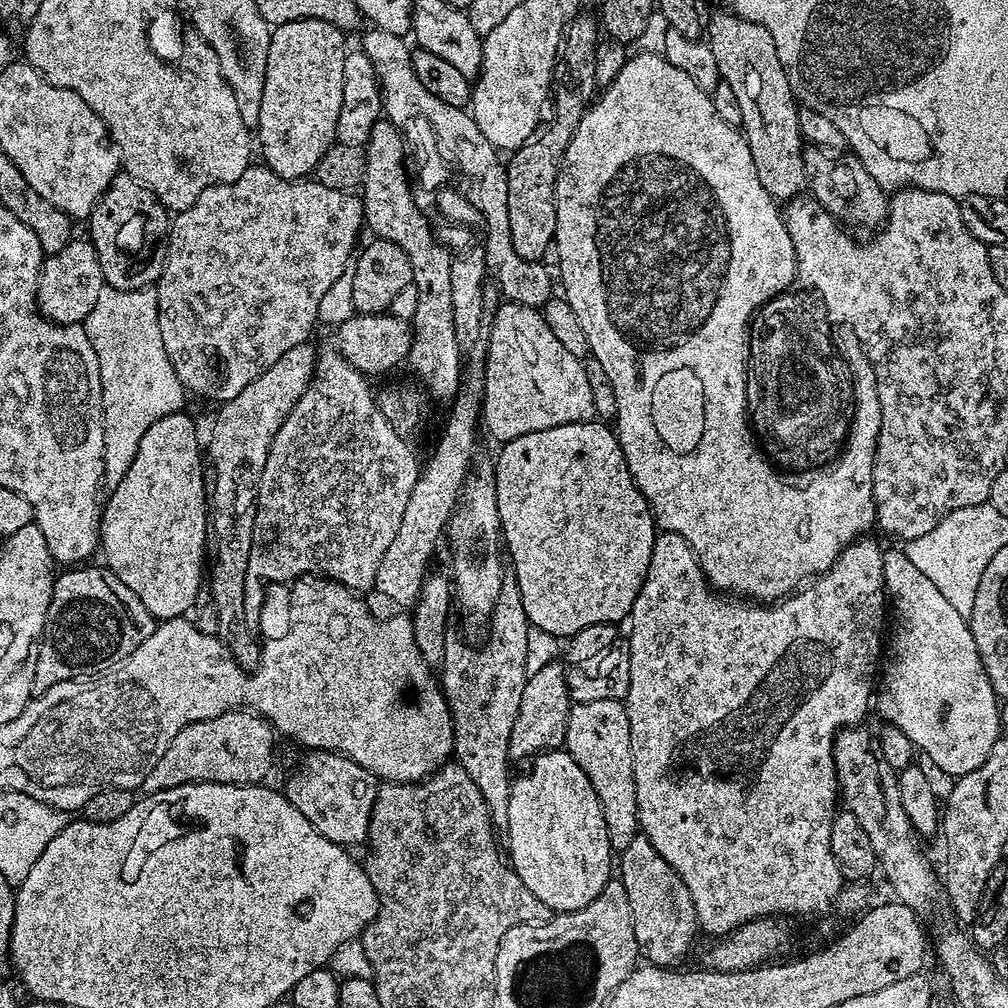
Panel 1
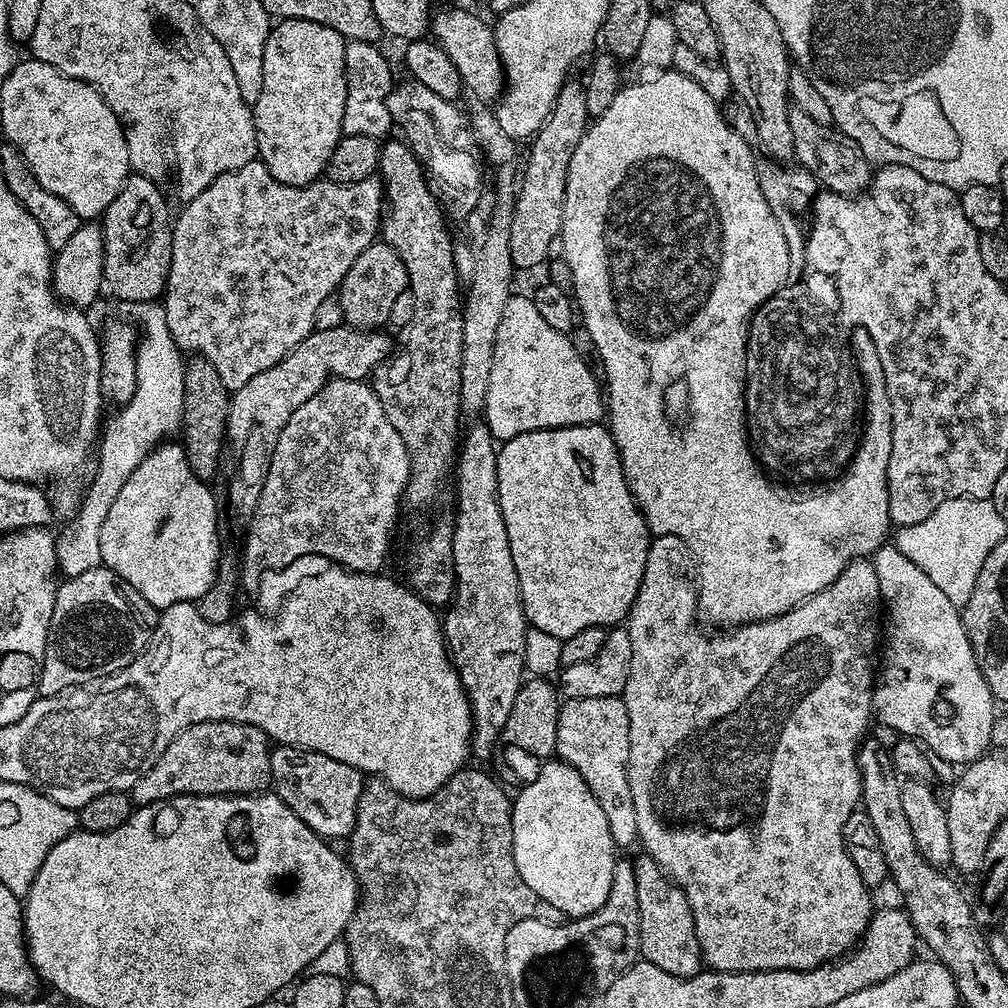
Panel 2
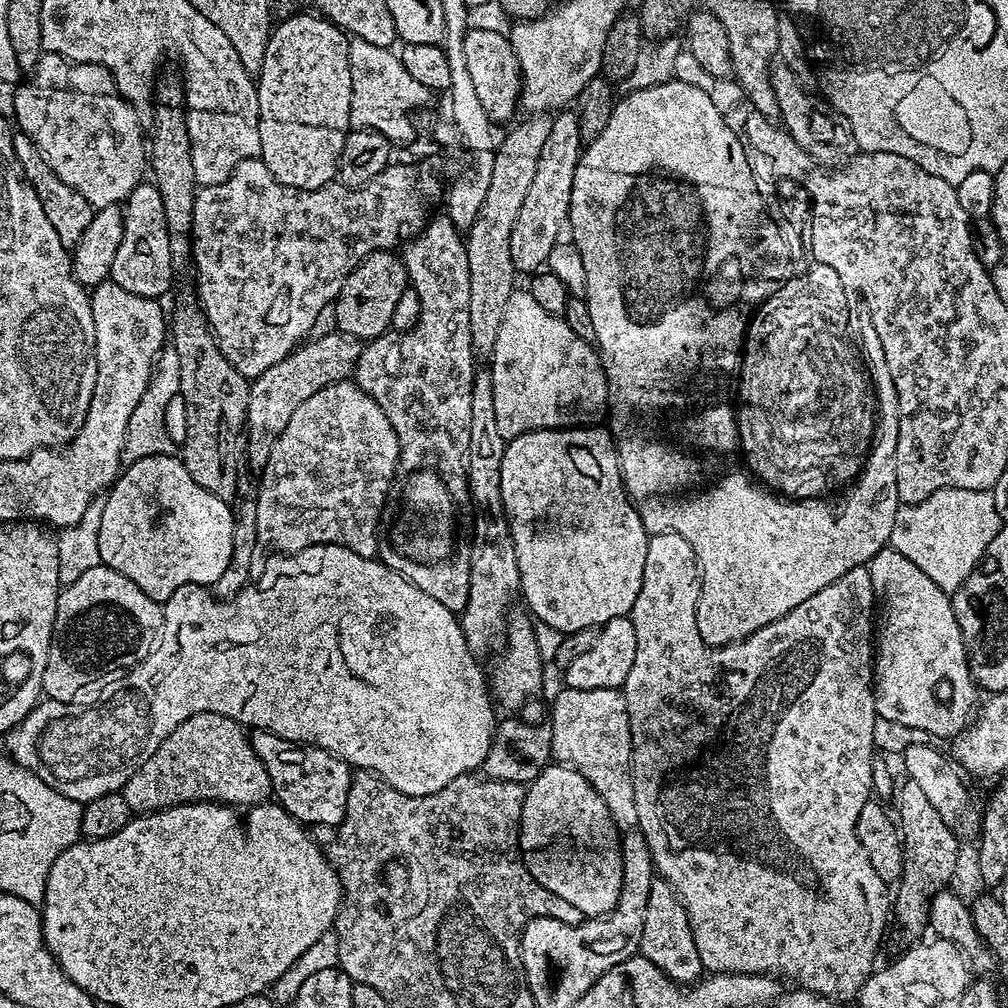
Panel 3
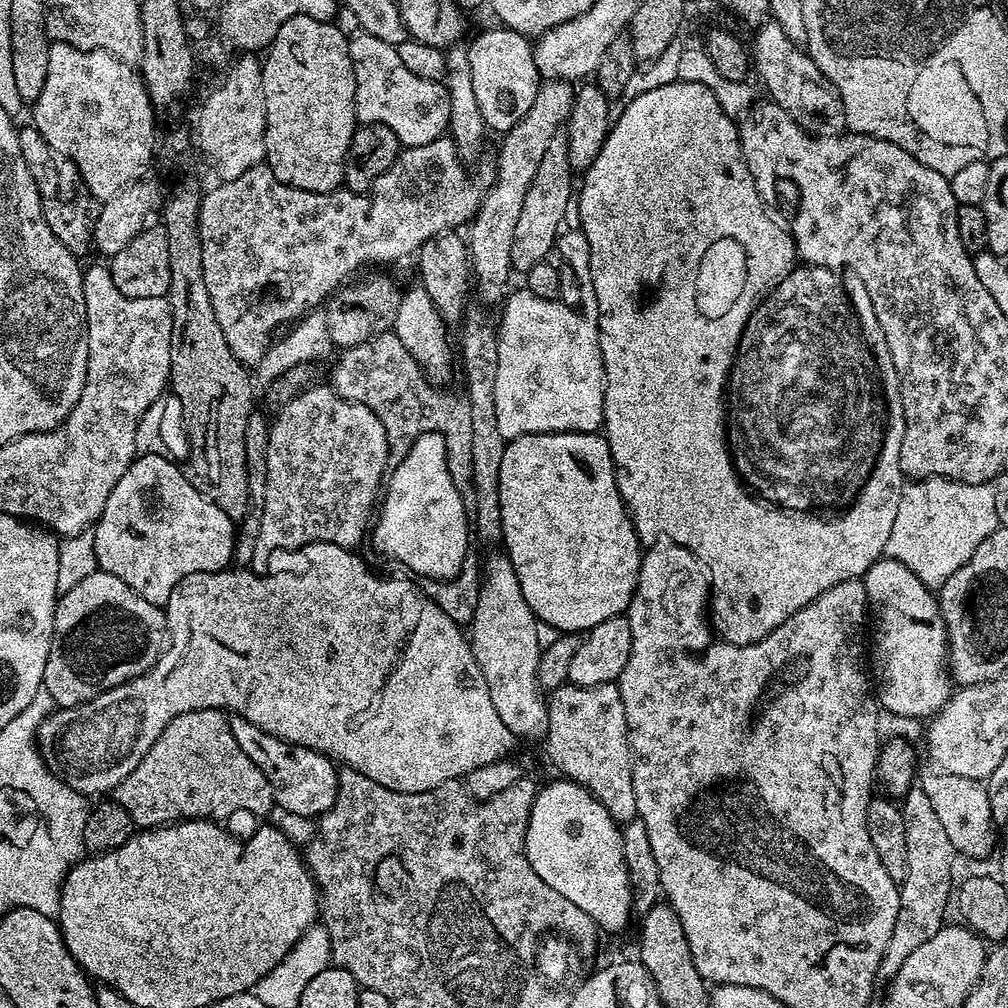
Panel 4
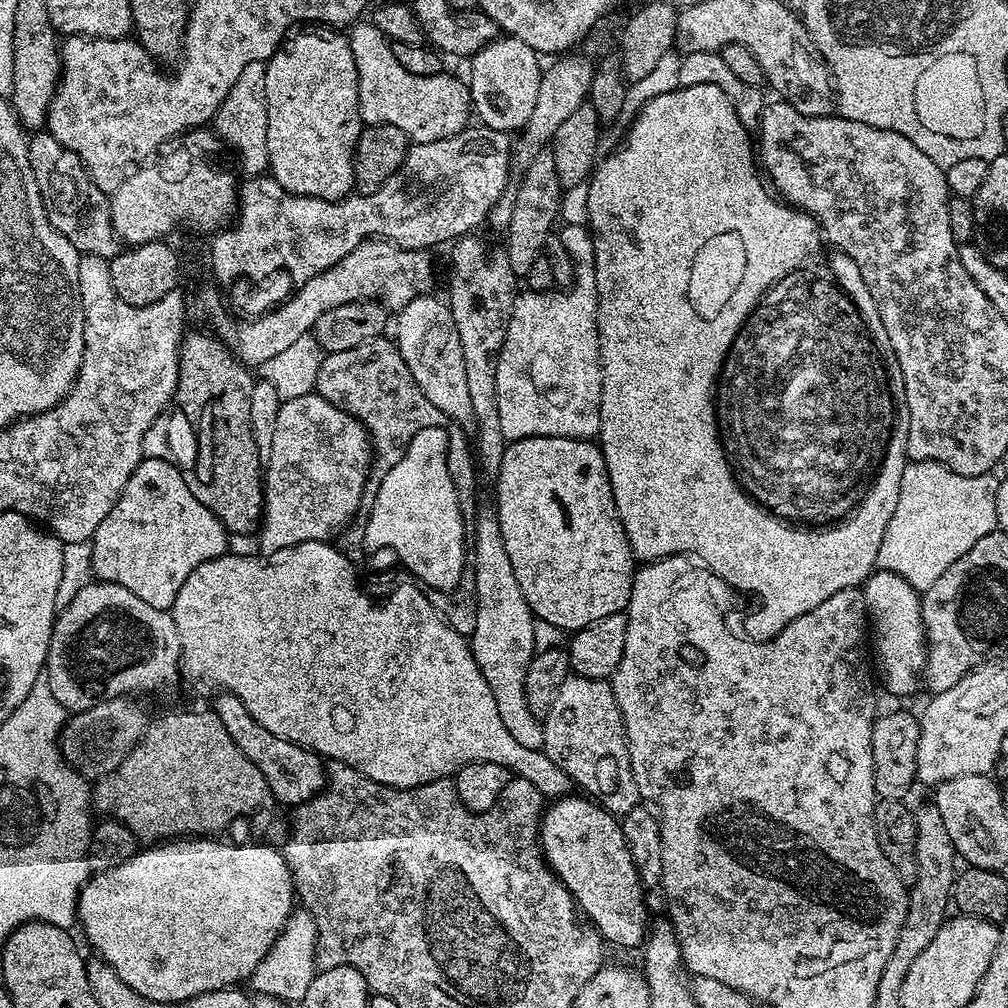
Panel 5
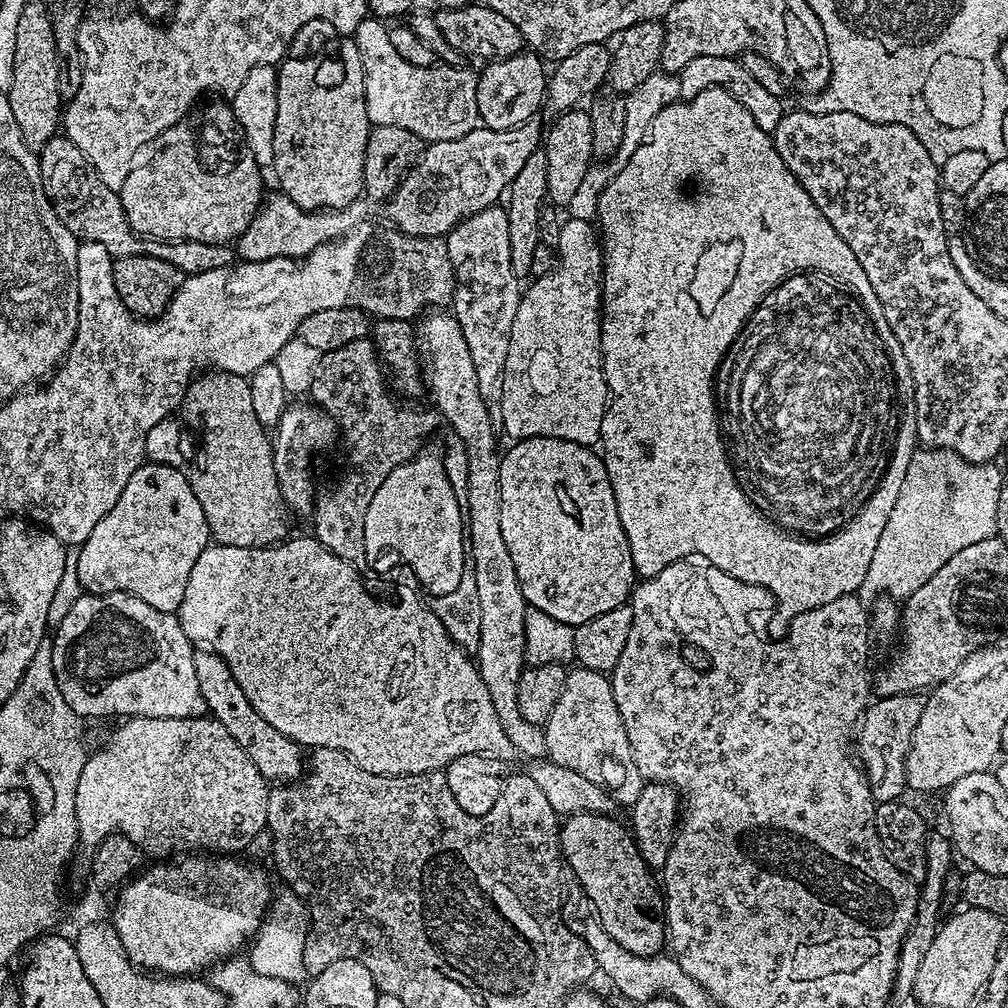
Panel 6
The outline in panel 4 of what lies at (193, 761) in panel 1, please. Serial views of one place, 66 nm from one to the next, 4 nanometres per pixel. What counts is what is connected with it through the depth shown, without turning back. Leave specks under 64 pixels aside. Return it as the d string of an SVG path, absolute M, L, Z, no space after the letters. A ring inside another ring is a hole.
M220 710L175 716L146 758L115 788L114 800L128 811L133 825L144 830L181 820L224 822L235 812L264 816L274 808L266 774L246 758L234 738L232 720Z

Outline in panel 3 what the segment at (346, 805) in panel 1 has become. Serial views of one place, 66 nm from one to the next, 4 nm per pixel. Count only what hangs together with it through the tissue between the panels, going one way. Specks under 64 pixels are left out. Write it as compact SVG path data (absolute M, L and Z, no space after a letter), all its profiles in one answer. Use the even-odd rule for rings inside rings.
M263 730L253 731L250 739L254 754L258 754L262 766L266 766L266 774L270 774L275 803L305 826L338 826L344 821L346 798L350 794L354 775L353 769L345 760L340 760L321 748L303 748L299 744L291 744L290 741Z

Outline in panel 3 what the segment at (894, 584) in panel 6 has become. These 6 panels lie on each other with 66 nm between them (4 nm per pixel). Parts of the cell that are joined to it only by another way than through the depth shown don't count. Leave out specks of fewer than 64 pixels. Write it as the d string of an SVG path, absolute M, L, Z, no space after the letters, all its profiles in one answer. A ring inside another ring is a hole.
M943 488L930 494L930 498L922 502L902 506L896 511L890 546L898 550L898 554L910 558L910 562L914 562L914 566L918 566L918 570L922 570L922 574L930 578L930 582L934 582L942 591L951 594L960 589L962 582L966 582L966 578L980 564L990 542L994 542L994 534L998 534L1001 527L1002 521L998 510L994 510L991 491Z

